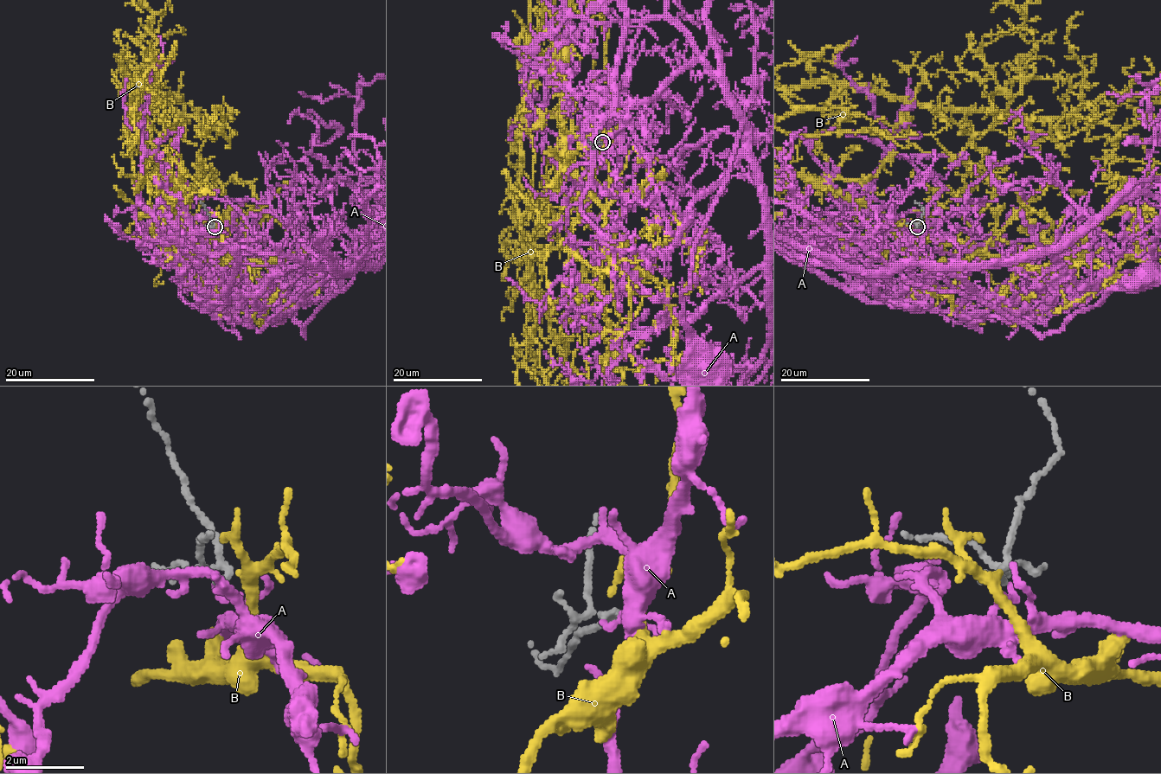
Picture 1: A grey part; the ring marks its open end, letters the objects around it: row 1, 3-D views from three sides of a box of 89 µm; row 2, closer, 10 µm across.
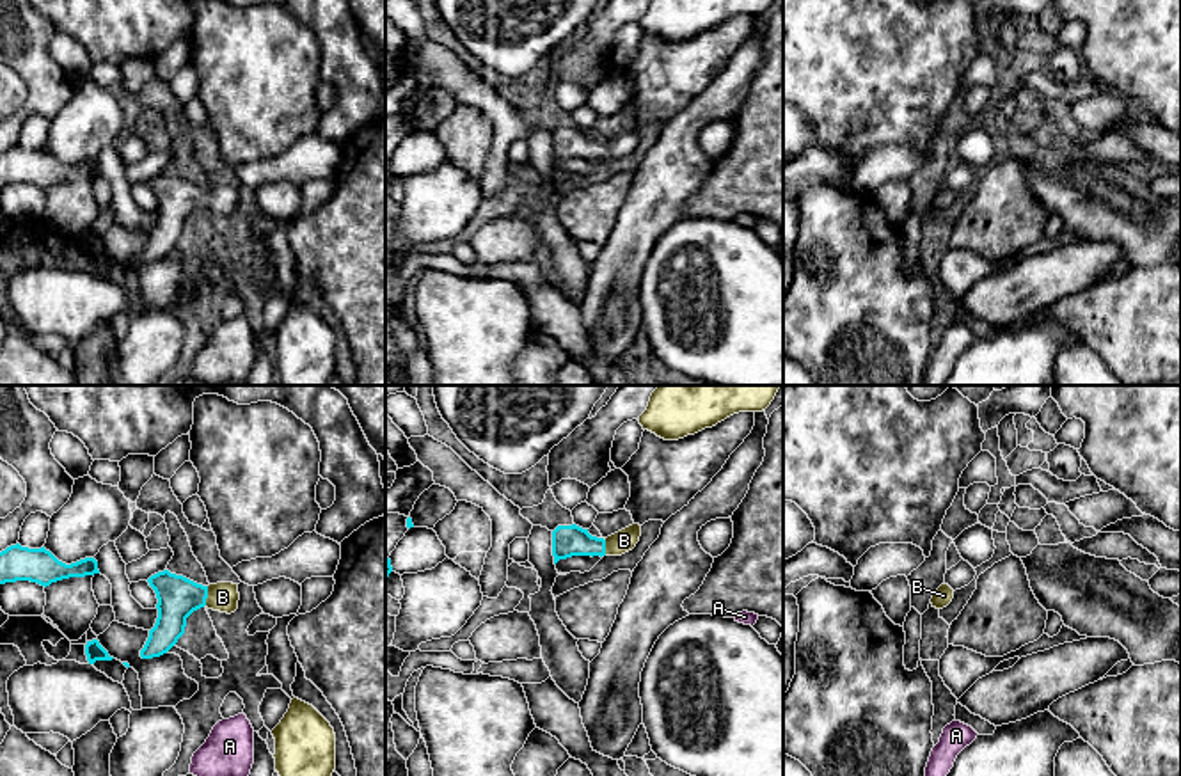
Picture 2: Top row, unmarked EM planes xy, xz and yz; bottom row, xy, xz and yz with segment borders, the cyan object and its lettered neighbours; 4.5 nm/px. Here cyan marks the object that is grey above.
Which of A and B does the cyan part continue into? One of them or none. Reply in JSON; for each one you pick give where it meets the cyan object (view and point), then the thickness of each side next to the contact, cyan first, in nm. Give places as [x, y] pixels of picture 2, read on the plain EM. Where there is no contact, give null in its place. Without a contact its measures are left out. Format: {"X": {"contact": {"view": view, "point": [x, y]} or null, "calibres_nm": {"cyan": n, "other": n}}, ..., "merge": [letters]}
{"B": {"contact": {"view": "xy", "point": [206, 199]}, "calibres_nm": {"cyan": 190, "other": 130}}, "merge": ["B"]}

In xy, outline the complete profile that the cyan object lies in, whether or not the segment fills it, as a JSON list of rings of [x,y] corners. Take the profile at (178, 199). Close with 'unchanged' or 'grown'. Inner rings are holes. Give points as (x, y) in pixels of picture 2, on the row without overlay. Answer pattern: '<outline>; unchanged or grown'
[[[169,172],[151,178],[147,185],[158,201],[158,220],[140,252],[142,261],[167,256],[185,236],[186,220],[194,213],[208,210],[231,217],[238,211],[240,195],[233,185],[202,188]]]; grown

